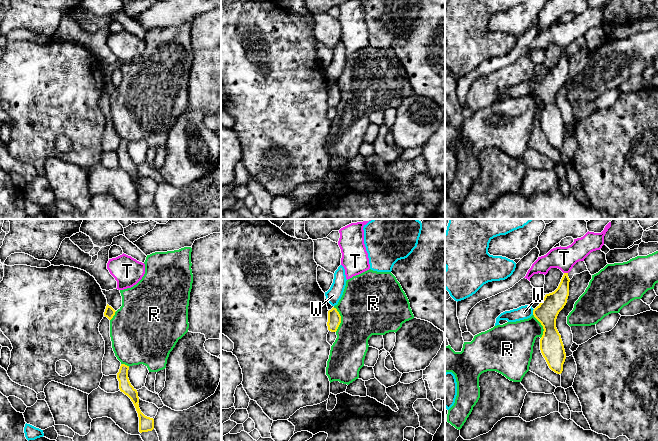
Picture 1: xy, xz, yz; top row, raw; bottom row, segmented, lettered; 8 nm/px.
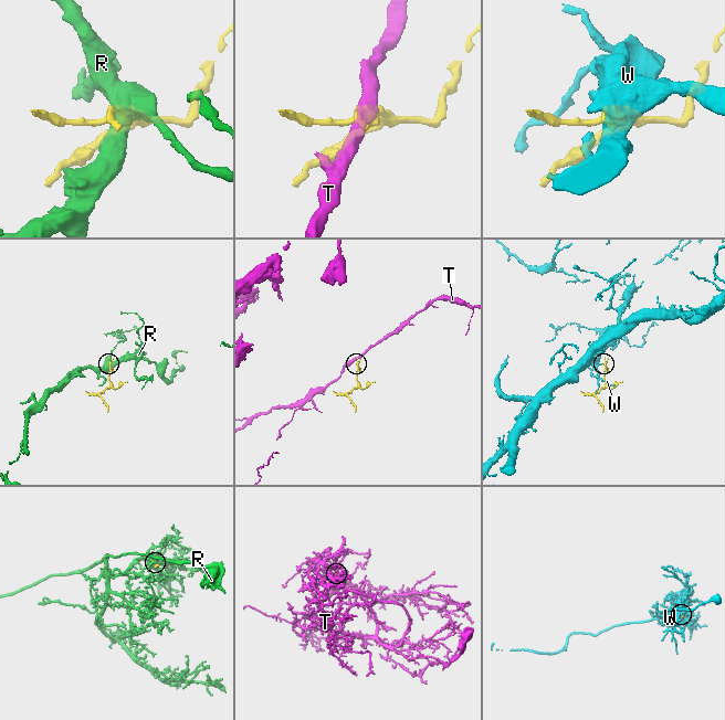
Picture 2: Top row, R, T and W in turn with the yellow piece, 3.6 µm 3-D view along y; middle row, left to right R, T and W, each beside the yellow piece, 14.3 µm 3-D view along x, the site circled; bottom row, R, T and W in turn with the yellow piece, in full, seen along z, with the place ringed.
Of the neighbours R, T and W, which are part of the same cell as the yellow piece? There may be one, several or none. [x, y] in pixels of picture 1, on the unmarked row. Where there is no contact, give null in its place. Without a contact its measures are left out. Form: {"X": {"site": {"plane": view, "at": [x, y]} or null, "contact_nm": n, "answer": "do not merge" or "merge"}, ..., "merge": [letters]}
{"R": {"site": {"plane": "xz", "at": [340, 95]}, "contact_nm": 200, "answer": "do not merge"}, "T": {"site": {"plane": "yz", "at": [566, 49]}, "contact_nm": 30, "answer": "do not merge"}, "W": {"site": {"plane": "yz", "at": [533, 88]}, "contact_nm": 50, "answer": "do not merge"}, "merge": []}

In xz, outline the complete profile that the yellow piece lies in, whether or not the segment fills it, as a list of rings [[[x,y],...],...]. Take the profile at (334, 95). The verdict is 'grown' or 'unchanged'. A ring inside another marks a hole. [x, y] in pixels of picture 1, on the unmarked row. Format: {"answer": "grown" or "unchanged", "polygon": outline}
{"answer": "unchanged", "polygon": [[[332,84],[328,87],[328,106],[331,108],[336,108],[341,99],[341,92],[336,84]]]}

